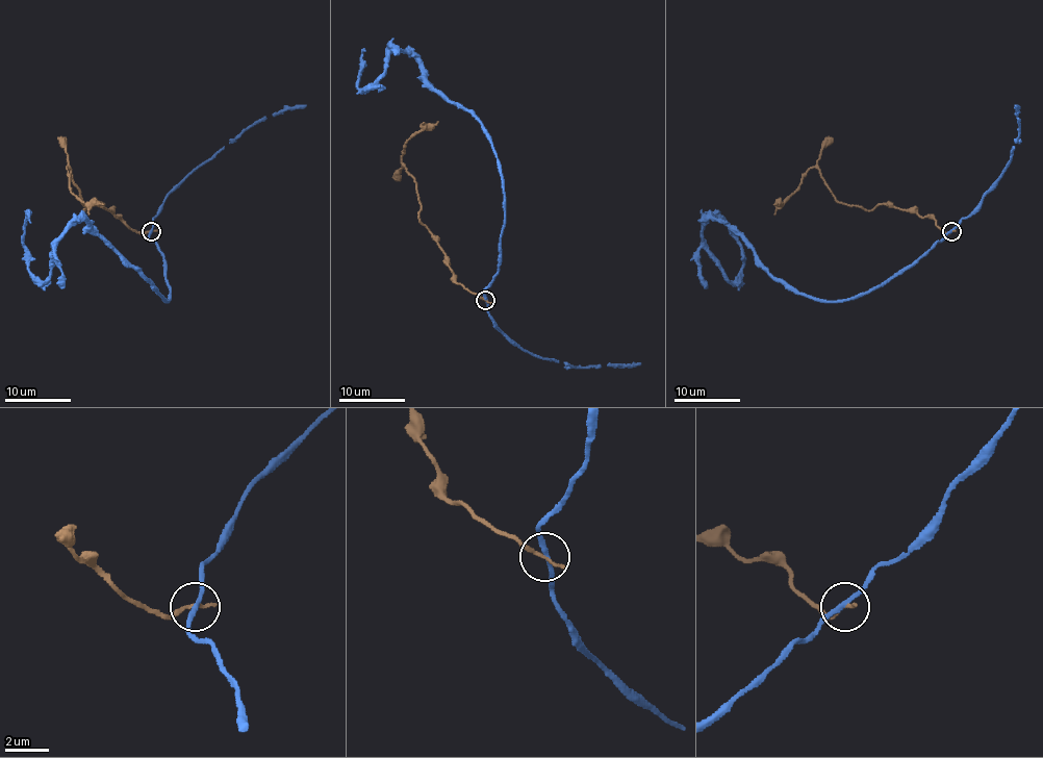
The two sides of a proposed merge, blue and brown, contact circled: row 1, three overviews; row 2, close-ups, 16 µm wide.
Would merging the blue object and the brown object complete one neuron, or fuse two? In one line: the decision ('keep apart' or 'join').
keep apart

